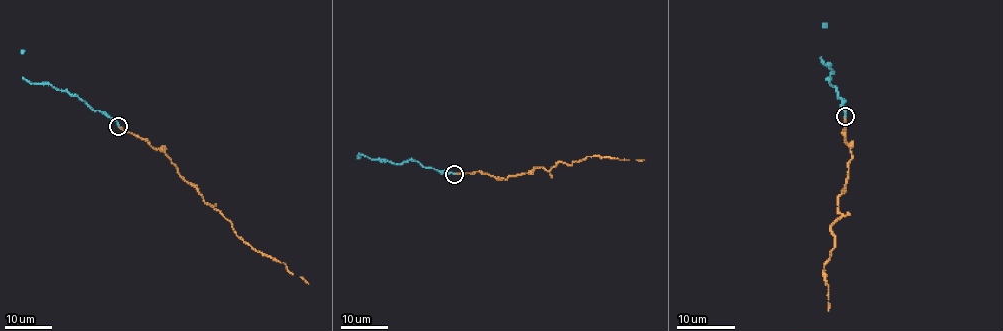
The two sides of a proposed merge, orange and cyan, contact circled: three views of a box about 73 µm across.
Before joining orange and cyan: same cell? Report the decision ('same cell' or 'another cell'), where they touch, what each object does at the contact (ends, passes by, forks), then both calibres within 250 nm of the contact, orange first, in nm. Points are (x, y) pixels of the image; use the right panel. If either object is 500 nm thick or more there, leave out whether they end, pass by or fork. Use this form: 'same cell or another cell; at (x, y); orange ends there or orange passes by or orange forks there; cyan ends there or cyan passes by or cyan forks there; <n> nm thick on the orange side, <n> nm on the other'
same cell; at (845, 116); orange ends there; cyan ends there; 320 nm thick on the orange side, 240 nm on the other

